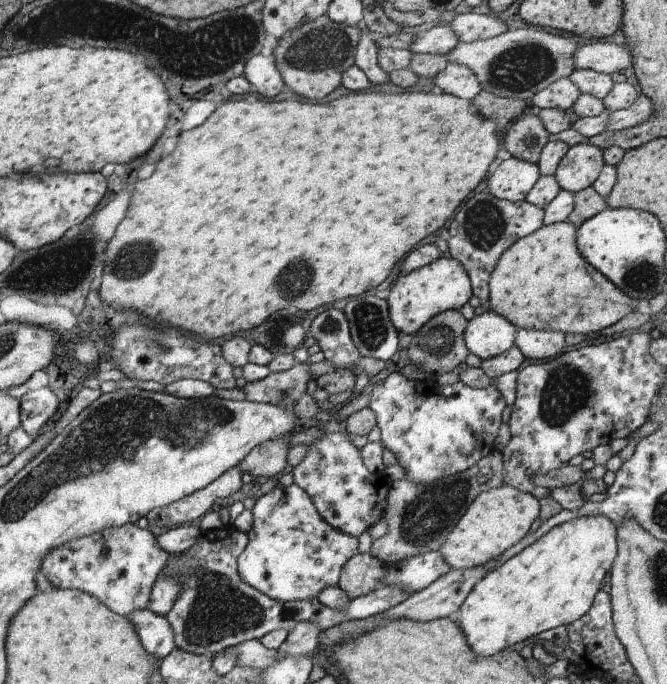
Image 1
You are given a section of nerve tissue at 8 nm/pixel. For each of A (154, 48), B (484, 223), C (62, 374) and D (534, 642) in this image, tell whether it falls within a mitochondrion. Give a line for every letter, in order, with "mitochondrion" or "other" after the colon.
A: other
B: mitochondrion
C: other
D: other

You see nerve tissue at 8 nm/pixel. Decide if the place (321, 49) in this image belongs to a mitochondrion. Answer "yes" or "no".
yes

